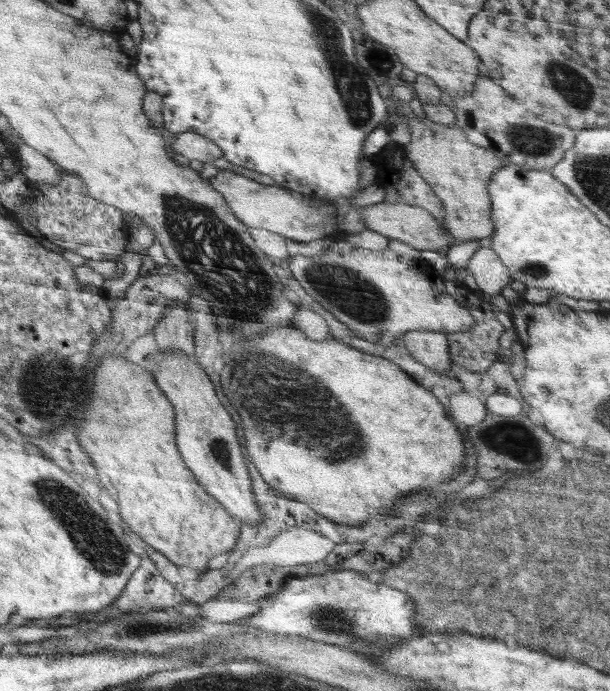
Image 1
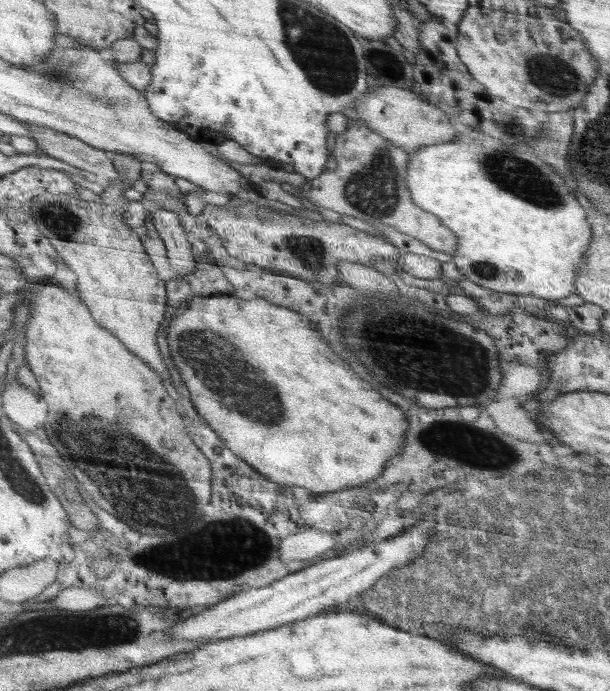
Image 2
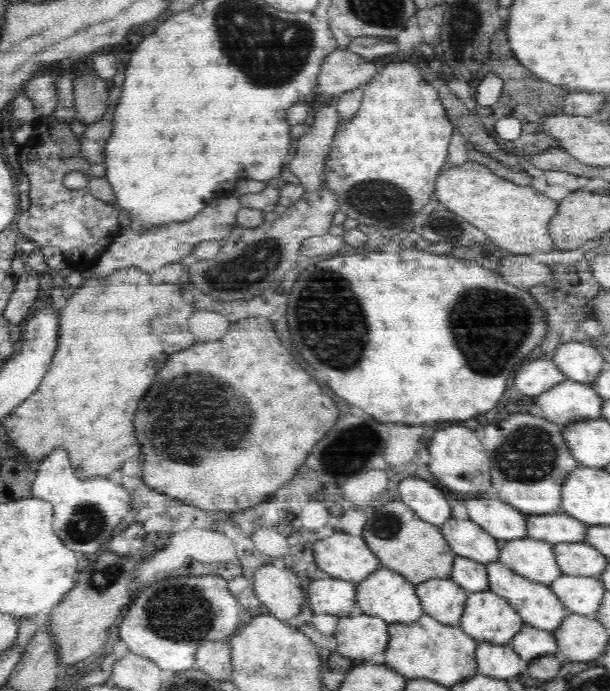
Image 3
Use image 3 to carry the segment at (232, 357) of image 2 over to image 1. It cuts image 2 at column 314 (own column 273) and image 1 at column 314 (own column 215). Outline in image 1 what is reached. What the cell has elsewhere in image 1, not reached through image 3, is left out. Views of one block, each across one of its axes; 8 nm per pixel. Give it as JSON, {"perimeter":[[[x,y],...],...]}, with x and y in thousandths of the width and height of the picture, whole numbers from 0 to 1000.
{"perimeter":[[[484,472],[482,475],[443,478],[420,492],[380,501],[380,507],[374,512],[367,509],[364,515],[367,515],[367,530],[359,538],[364,567],[377,579],[377,585],[384,588],[384,593],[390,596],[390,602],[400,614],[403,651],[413,663],[411,667],[420,673],[420,679],[443,705],[459,711],[472,721],[503,729],[531,750],[548,753],[554,758],[577,761],[595,760],[603,755],[603,750],[620,750],[620,753],[631,748],[638,750],[644,747],[638,738],[652,724],[656,726],[675,725],[685,718],[698,715],[702,706],[741,695],[761,677],[764,654],[761,654],[761,634],[754,628],[754,616],[744,611],[736,599],[731,599],[734,593],[715,579],[715,573],[708,567],[685,556],[666,537],[636,520],[603,512],[580,504],[579,499],[562,498],[548,489],[531,493],[510,492]]]}

